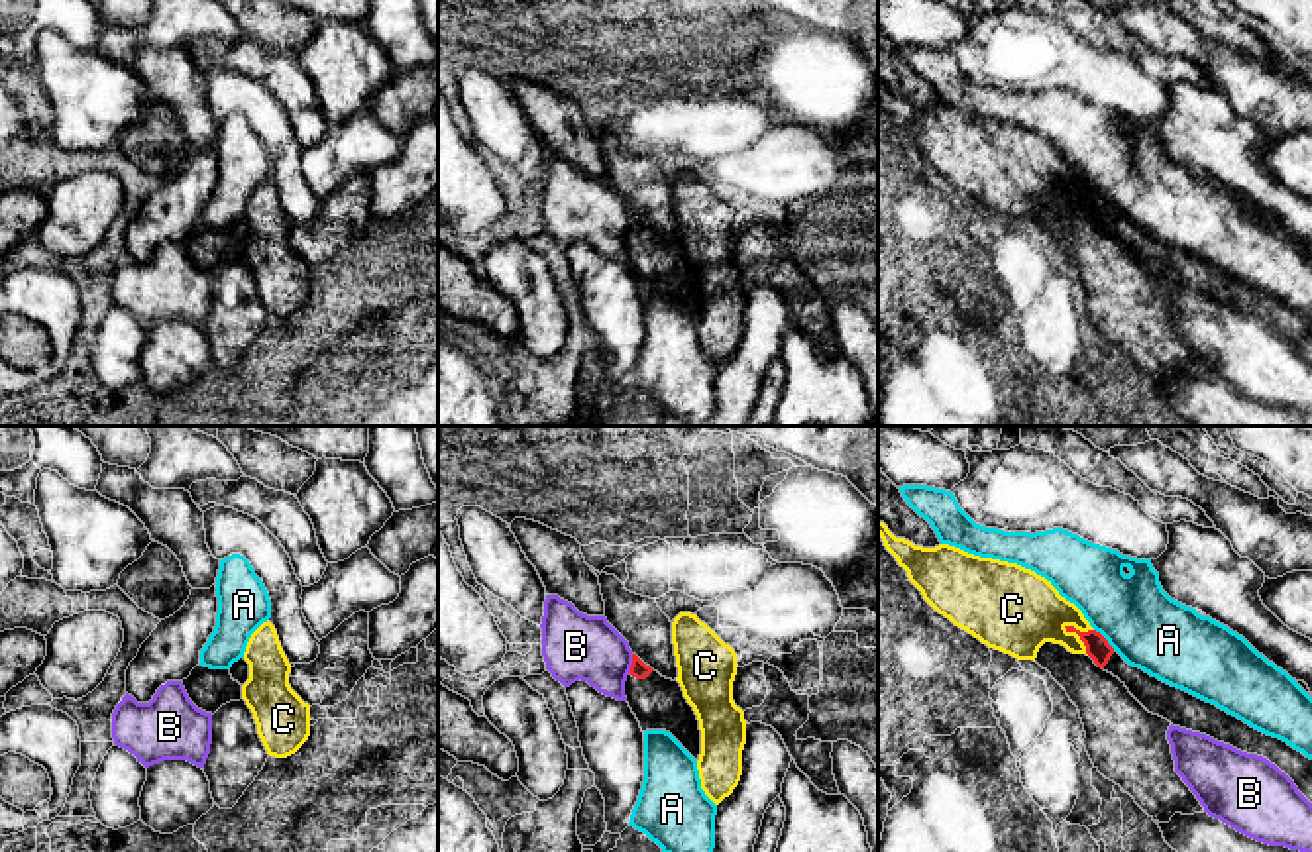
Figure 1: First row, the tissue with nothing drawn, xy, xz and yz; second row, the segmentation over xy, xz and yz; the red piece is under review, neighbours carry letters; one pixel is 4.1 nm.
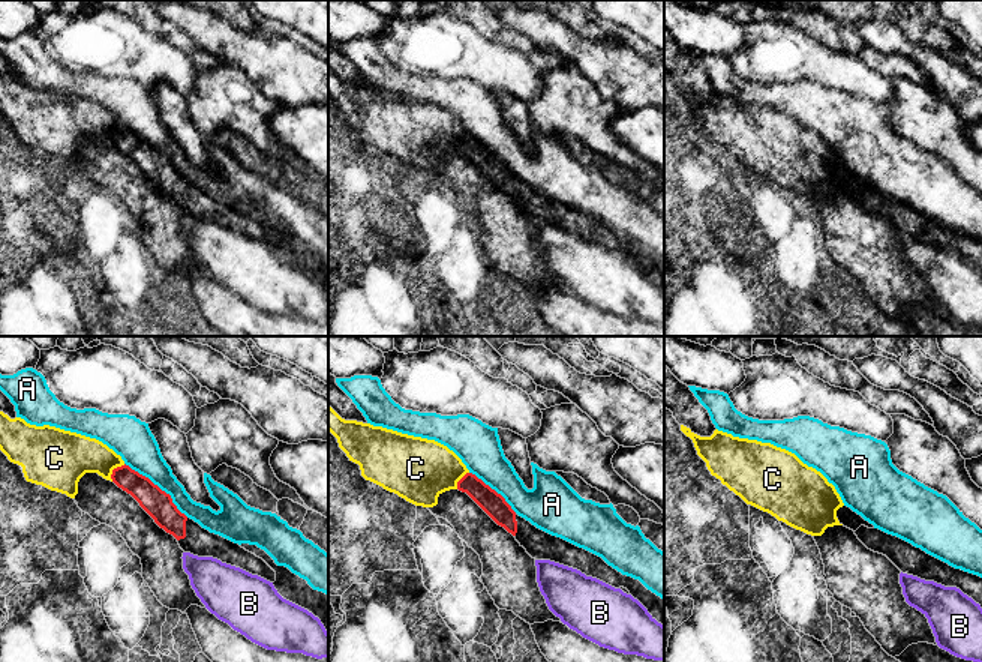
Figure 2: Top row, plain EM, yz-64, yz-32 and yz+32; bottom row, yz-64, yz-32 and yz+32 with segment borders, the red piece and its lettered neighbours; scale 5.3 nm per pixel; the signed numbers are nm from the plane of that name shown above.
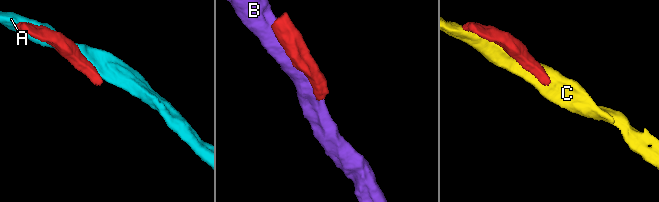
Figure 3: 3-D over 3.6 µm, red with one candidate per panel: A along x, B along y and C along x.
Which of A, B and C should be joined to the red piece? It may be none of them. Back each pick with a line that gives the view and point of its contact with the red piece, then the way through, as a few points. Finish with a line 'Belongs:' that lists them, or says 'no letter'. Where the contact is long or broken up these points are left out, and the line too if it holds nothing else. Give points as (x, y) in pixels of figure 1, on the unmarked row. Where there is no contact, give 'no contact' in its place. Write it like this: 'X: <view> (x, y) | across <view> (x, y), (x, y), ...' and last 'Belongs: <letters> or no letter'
Belongs: no letter

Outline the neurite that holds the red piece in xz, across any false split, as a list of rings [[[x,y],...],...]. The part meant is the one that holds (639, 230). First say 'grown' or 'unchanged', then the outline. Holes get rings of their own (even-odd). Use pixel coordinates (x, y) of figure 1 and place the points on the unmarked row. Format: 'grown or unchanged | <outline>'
grown | [[[632,214],[625,241],[625,257],[636,275],[642,293],[670,293],[695,320],[701,314],[701,291],[693,267],[683,257],[678,241],[662,238]]]

